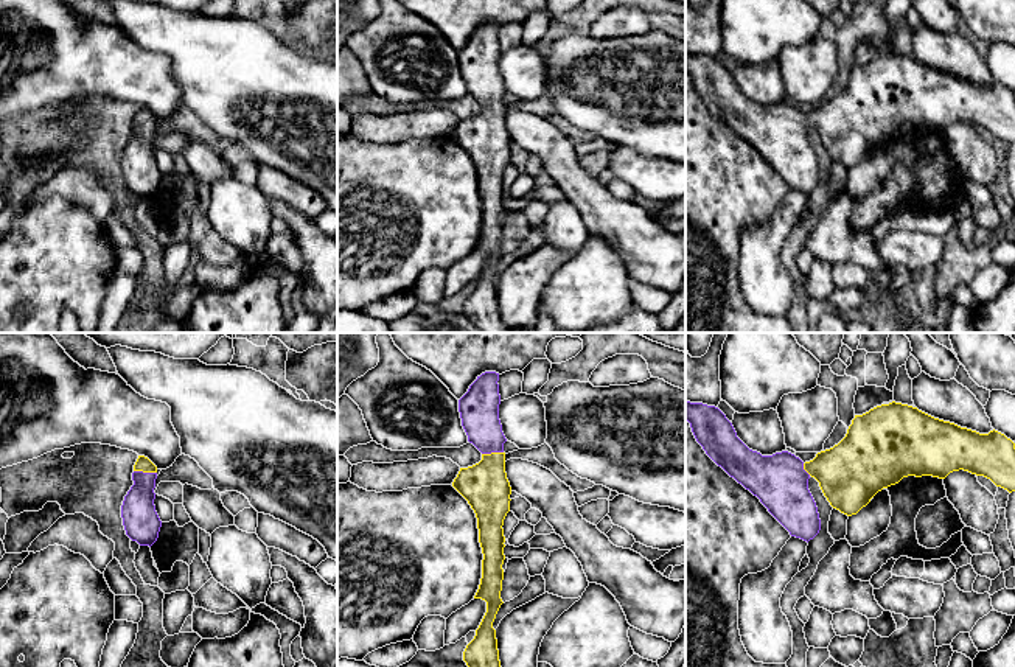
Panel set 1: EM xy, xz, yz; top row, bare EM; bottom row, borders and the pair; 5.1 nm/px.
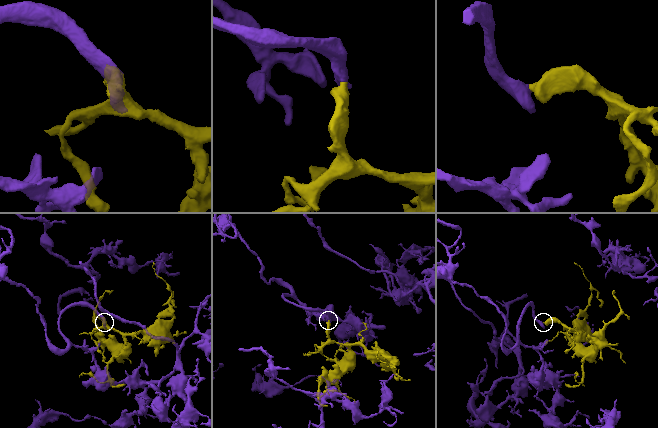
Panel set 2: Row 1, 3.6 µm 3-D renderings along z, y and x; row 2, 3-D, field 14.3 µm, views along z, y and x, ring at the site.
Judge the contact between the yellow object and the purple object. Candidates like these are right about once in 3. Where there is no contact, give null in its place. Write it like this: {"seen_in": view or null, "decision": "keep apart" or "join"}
{"seen_in": "xy", "decision": "join"}

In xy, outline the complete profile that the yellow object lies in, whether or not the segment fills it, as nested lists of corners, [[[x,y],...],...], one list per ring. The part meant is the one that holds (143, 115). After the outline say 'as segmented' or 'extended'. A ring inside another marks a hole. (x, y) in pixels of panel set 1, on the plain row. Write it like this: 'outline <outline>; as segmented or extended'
outline [[[138,107],[132,124],[134,137],[121,157],[126,187],[140,197],[149,199],[157,193],[162,179],[154,157],[155,131],[157,118],[148,109]]]; extended

